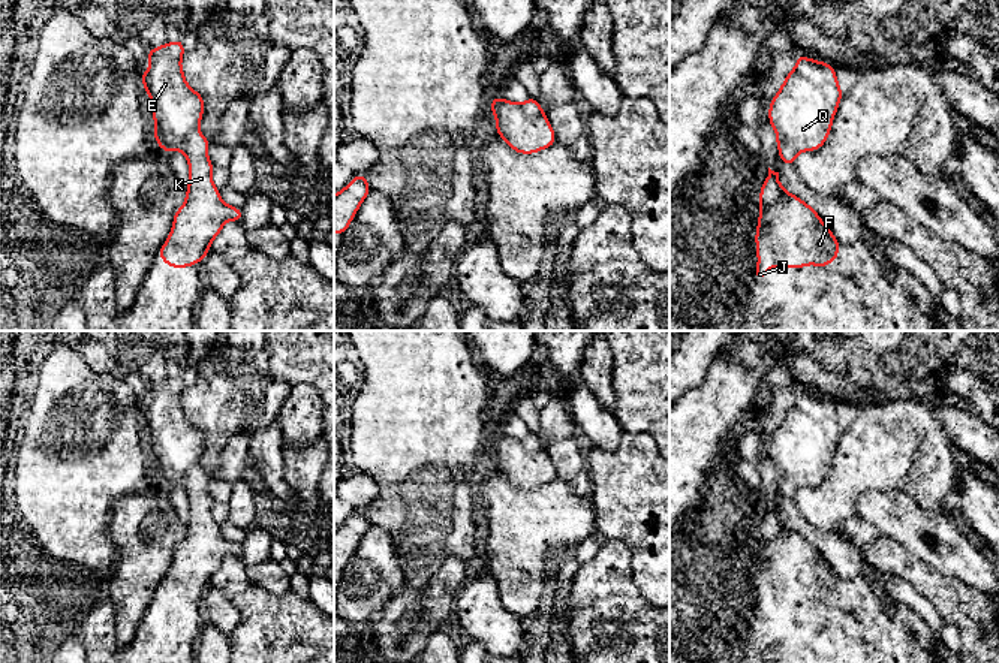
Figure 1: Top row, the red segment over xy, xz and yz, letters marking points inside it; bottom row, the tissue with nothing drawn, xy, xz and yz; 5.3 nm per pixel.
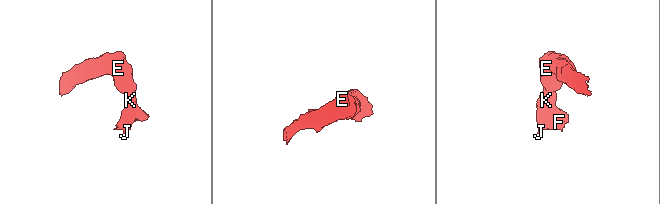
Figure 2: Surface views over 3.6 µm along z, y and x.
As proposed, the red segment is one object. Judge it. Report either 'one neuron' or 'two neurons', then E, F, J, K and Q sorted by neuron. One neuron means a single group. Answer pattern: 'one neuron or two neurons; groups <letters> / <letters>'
one neuron; groups E F J K Q

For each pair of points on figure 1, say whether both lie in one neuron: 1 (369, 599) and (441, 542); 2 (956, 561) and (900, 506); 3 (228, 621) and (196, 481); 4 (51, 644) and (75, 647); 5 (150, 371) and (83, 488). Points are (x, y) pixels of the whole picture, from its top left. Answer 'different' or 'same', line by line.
1: different
2: same
3: different
4: different
5: different

